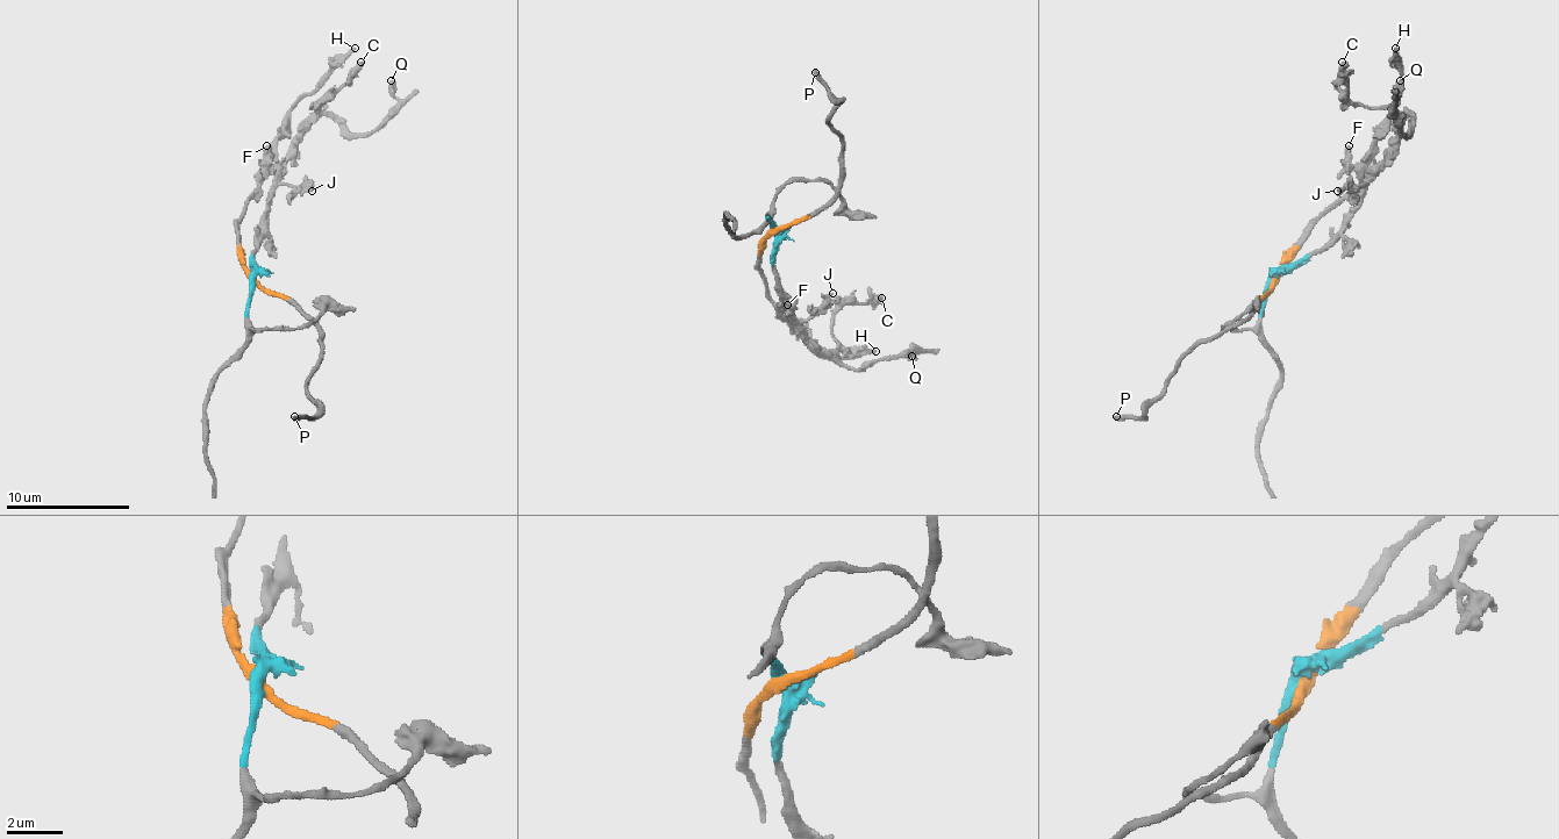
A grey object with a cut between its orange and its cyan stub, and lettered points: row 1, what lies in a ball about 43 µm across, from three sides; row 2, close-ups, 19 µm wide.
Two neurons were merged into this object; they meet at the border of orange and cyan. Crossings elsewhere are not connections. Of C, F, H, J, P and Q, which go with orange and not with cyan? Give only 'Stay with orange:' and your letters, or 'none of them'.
Stay with orange: F, H, P

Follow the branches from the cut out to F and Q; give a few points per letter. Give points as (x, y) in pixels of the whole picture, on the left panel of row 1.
F: (254, 278), (244, 259), (237, 222), (256, 183), (256, 173), (265, 160), (265, 145)
Q: (254, 278), (272, 179), (297, 138), (321, 114), (352, 133), (371, 133), (399, 101), (390, 80)

